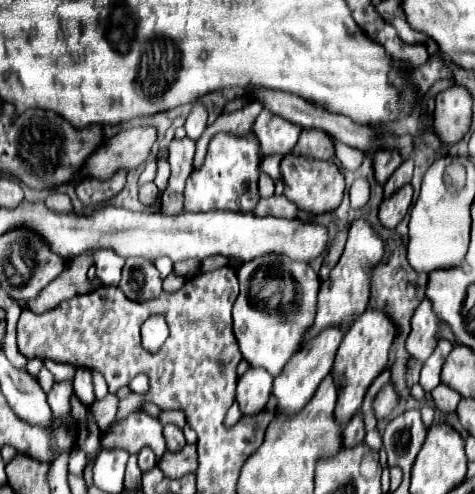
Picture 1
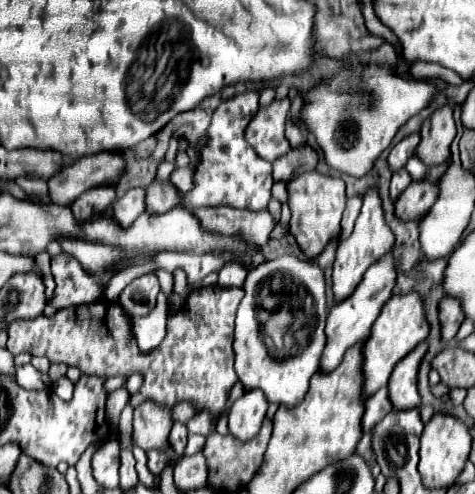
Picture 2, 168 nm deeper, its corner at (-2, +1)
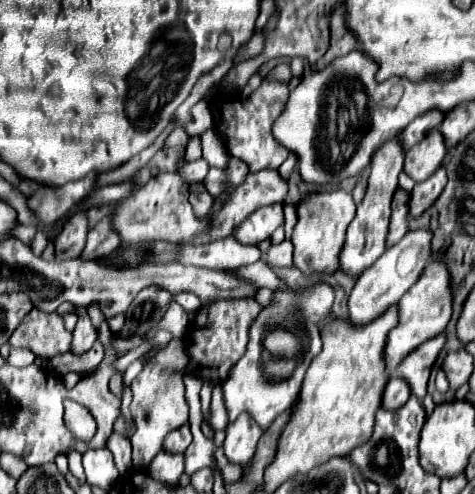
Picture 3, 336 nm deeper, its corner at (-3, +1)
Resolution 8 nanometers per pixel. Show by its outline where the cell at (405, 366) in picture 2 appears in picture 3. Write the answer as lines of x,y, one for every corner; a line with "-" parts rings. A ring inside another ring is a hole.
438,335
426,343
422,343
420,347
416,347
400,365
398,365
398,373
408,381
412,395
418,397
418,401
424,399
426,395
426,383
432,371
432,365
440,353
440,349
446,343
446,335

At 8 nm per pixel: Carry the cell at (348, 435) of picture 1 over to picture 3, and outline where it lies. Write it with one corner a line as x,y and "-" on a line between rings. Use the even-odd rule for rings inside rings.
392,375
390,383
388,383
386,391
384,391
384,397
382,397
382,407
394,411
394,409
402,407
402,403
406,403
408,397
410,397
410,387
408,387
408,383
406,383
402,377

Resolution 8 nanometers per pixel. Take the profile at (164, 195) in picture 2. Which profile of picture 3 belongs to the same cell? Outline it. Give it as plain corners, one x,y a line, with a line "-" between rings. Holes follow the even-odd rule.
158,173
146,185
142,185
132,197
114,207
112,219
114,233
120,235
120,245
168,241
180,243
192,239
196,233
208,229
208,219
196,219
186,197
186,181
180,173

